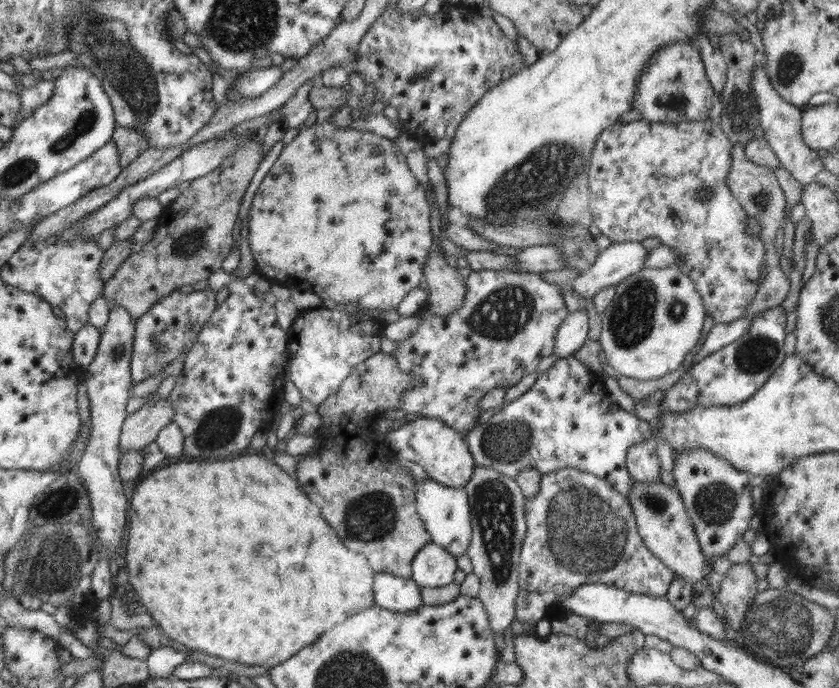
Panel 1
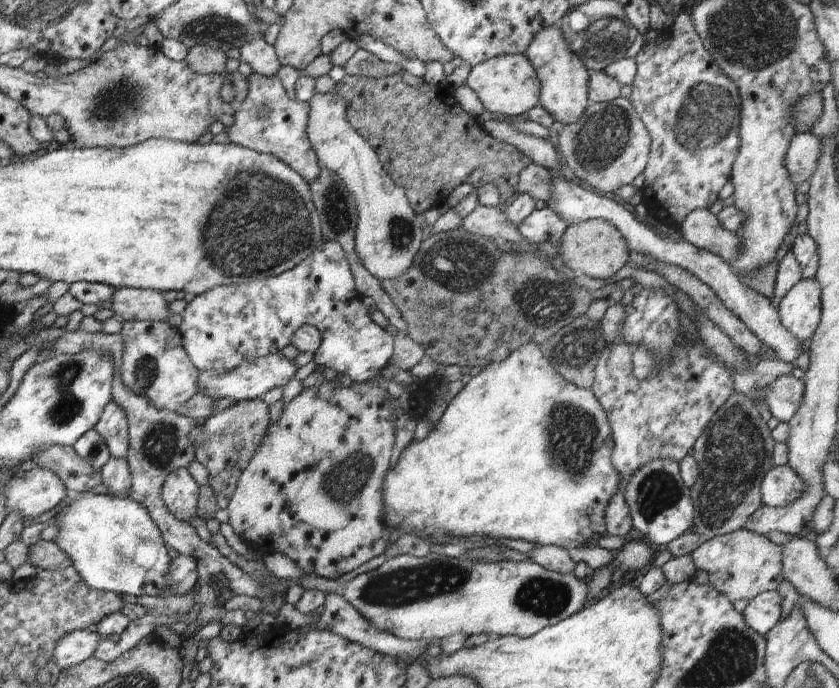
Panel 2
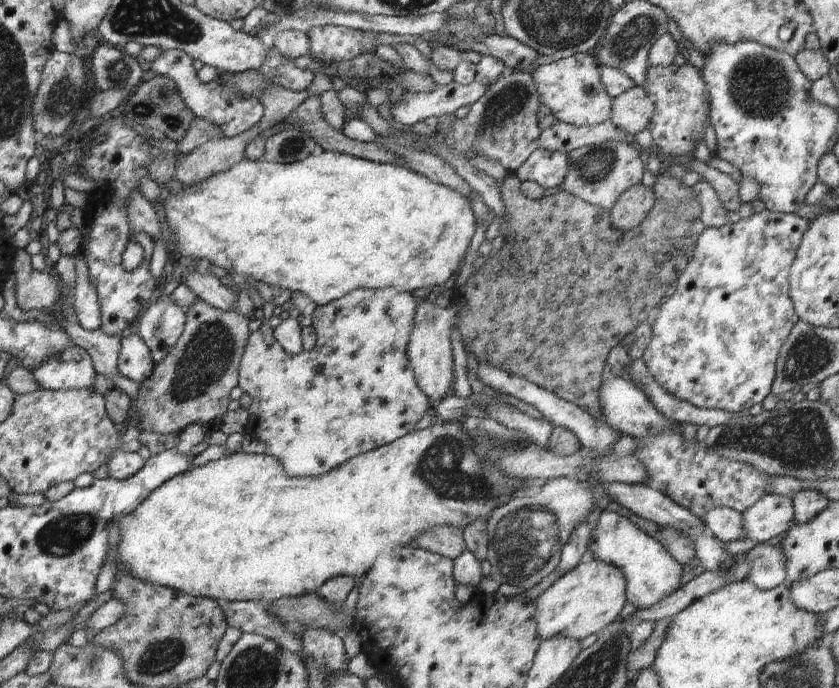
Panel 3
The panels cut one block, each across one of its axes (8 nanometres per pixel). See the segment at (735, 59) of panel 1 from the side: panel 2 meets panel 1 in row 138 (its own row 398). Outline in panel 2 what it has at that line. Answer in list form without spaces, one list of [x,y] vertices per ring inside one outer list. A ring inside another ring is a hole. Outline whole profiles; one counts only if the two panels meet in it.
[[[733,391],[728,400],[716,410],[712,420],[704,426],[702,434],[694,442],[694,456],[699,476],[698,481],[691,487],[691,500],[696,510],[694,524],[686,530],[677,540],[668,544],[668,551],[672,557],[692,555],[704,542],[714,536],[728,535],[734,531],[744,529],[748,518],[762,506],[760,486],[764,476],[773,468],[772,456],[777,443],[772,438],[772,430],[762,419],[755,400],[740,392]]]

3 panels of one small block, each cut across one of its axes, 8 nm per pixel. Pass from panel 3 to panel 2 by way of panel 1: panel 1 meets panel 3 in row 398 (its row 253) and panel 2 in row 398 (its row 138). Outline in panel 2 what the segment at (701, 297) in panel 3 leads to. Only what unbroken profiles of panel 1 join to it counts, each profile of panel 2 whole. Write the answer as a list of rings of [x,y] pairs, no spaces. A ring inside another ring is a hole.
[[[620,303],[606,310],[601,324],[606,346],[598,358],[591,388],[610,424],[614,442],[612,466],[624,476],[620,490],[604,509],[604,536],[625,538],[633,528],[628,506],[624,502],[627,476],[652,460],[668,458],[680,463],[716,410],[732,394],[733,382],[726,368],[714,364],[714,360],[708,358],[708,352],[698,342],[691,342],[688,336],[684,346],[676,344],[670,352],[674,358],[668,360],[656,360],[644,344],[622,342],[620,332],[624,324],[624,307]]]

